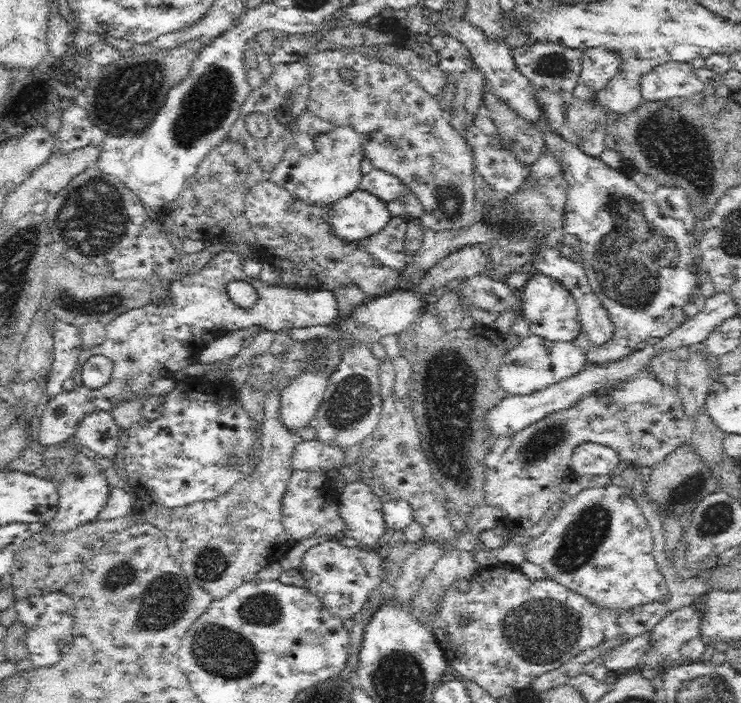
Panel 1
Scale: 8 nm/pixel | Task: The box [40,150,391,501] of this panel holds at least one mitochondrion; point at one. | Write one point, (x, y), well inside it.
(93, 217)

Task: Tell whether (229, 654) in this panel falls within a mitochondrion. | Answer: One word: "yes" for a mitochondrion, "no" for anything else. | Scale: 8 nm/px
yes

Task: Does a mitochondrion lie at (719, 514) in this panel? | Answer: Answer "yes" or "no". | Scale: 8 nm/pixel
yes

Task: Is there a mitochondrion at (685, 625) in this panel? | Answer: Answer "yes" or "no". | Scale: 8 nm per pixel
no

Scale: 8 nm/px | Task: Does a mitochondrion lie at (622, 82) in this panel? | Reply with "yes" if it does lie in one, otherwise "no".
no

